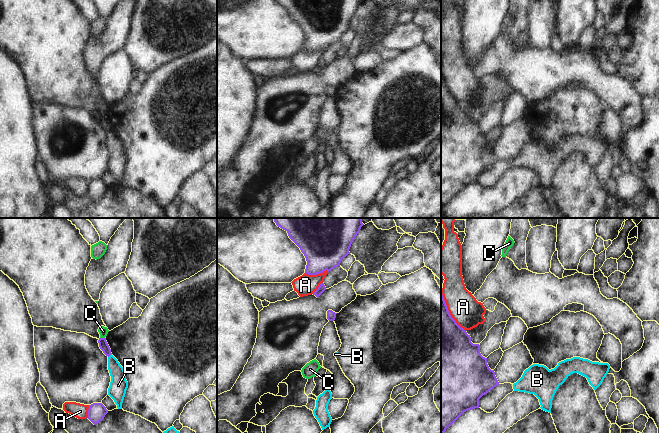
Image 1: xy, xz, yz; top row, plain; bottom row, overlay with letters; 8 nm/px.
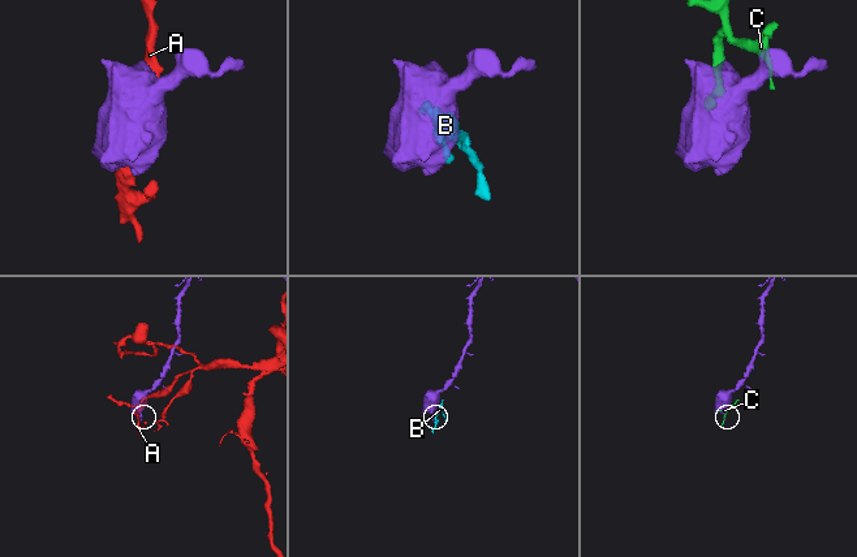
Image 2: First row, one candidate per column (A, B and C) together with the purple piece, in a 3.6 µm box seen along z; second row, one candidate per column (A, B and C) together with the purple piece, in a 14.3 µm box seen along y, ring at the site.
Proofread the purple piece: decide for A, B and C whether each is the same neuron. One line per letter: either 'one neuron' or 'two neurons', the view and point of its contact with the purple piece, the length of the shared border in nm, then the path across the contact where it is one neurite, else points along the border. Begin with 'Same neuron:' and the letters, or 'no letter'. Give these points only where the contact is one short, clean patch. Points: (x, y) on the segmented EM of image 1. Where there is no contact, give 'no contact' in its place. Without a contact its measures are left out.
Same neuron: no letter
A: two neurons | xz (316, 274) | 190 nm
B: two neurons | xy (110, 354) | 50 nm | along xy (111, 353), (108, 357)
C: two neurons | xy (101, 337) | 40 nm | along xy (104, 337), (100, 338)

